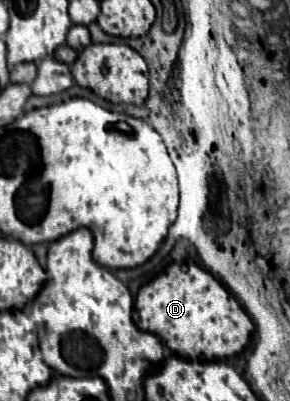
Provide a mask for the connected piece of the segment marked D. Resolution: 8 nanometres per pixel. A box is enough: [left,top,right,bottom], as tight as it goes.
[133,262,255,360]

